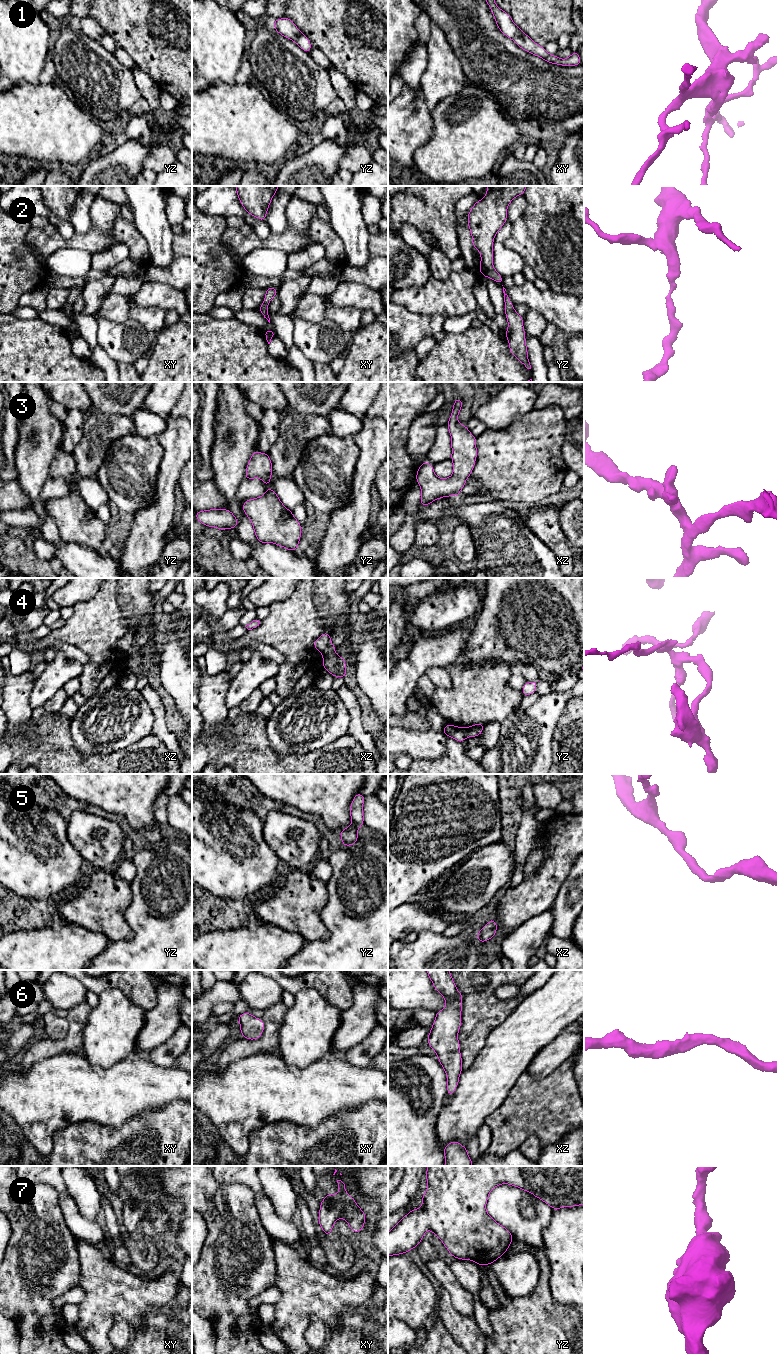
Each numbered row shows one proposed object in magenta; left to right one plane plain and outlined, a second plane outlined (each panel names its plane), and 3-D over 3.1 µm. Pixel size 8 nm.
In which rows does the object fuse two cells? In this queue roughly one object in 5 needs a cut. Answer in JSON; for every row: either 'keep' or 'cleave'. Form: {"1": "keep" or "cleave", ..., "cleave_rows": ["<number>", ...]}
{"1": "keep", "2": "keep", "3": "keep", "4": "cleave", "5": "keep", "6": "keep", "7": "keep", "cleave_rows": ["4"]}

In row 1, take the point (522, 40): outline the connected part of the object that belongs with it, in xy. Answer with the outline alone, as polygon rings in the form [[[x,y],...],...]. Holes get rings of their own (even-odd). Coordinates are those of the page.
[[[486,0],[497,24],[498,29],[524,51],[533,54],[550,64],[559,66],[579,66],[581,59],[578,51],[573,52],[568,58],[561,59],[549,54],[544,46],[538,45],[527,34],[525,34],[513,21],[512,17],[500,9],[494,0]]]

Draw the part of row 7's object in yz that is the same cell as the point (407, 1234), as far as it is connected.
[[[428,1166],[427,1190],[422,1195],[422,1206],[410,1210],[388,1232],[388,1257],[401,1255],[417,1247],[429,1229],[438,1236],[449,1254],[460,1260],[471,1260],[481,1265],[491,1265],[510,1247],[511,1232],[497,1223],[487,1212],[488,1196],[498,1185],[508,1184],[533,1194],[553,1210],[584,1205],[584,1166]]]

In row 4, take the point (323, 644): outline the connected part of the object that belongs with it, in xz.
[[[327,632],[322,633],[321,636],[314,641],[313,646],[323,656],[336,651],[336,647],[331,643],[331,634]]]

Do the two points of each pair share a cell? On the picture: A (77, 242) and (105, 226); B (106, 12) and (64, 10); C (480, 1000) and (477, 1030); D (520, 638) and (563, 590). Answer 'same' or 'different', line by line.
A: different
B: different
C: same
D: same

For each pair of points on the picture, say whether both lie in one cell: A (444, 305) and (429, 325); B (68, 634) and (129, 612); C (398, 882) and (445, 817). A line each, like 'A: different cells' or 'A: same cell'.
A: different cells
B: different cells
C: same cell

